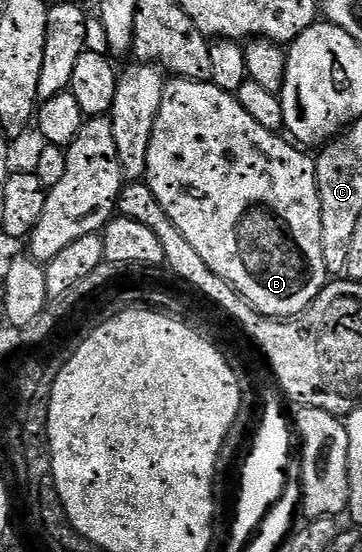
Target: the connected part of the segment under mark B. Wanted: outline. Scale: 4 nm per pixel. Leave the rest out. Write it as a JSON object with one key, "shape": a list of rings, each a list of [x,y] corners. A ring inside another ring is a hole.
{"shape":[[[174,78],[171,79],[162,90],[160,114],[156,114],[156,126],[152,126],[152,142],[148,142],[148,166],[146,167],[146,174],[144,177],[144,182],[152,190],[152,194],[156,194],[156,202],[160,202],[164,214],[168,214],[168,218],[172,218],[172,226],[176,226],[176,230],[180,230],[180,234],[184,234],[188,246],[192,246],[192,250],[196,250],[196,254],[200,254],[200,258],[204,258],[204,262],[208,262],[208,270],[212,270],[217,276],[224,278],[224,282],[228,282],[232,285],[235,292],[237,292],[242,299],[248,301],[261,316],[268,316],[271,318],[293,318],[295,316],[301,316],[302,313],[305,312],[306,307],[322,293],[322,289],[325,288],[328,283],[328,273],[324,266],[324,250],[320,250],[320,194],[318,193],[318,183],[316,182],[316,174],[314,173],[315,161],[311,159],[311,157],[309,160],[304,153],[297,152],[297,150],[302,150],[295,147],[289,139],[286,139],[286,141],[281,140],[282,138],[283,137],[279,135],[279,133],[264,130],[264,126],[260,126],[260,124],[248,114],[248,110],[244,110],[244,106],[240,106],[237,95],[224,92],[215,84],[209,82]]]}

